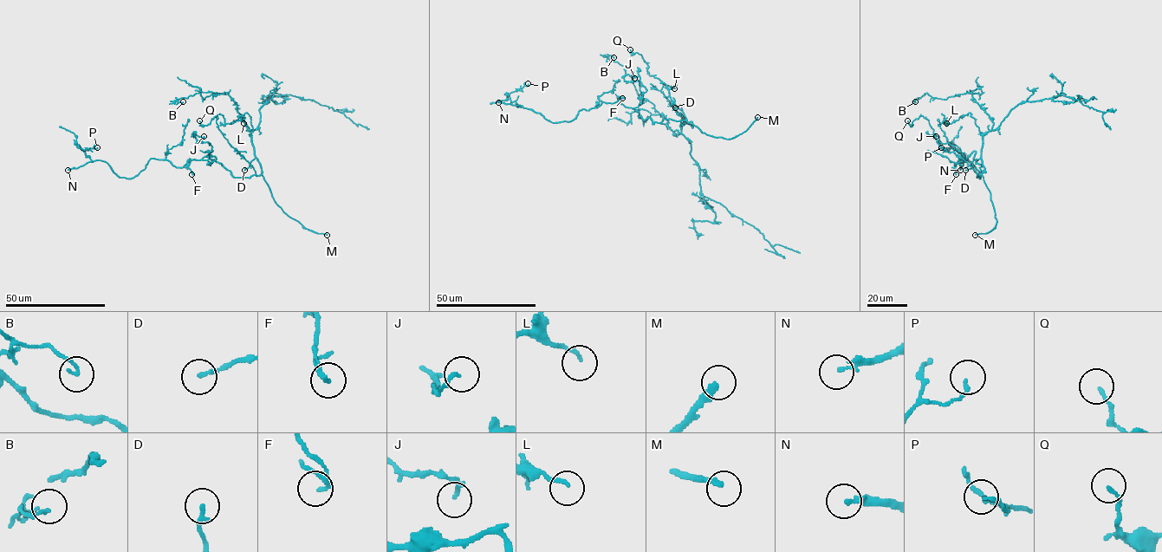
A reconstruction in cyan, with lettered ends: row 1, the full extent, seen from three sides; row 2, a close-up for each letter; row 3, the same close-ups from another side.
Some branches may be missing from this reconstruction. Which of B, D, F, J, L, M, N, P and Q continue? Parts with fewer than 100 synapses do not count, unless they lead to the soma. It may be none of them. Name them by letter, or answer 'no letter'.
M, N

